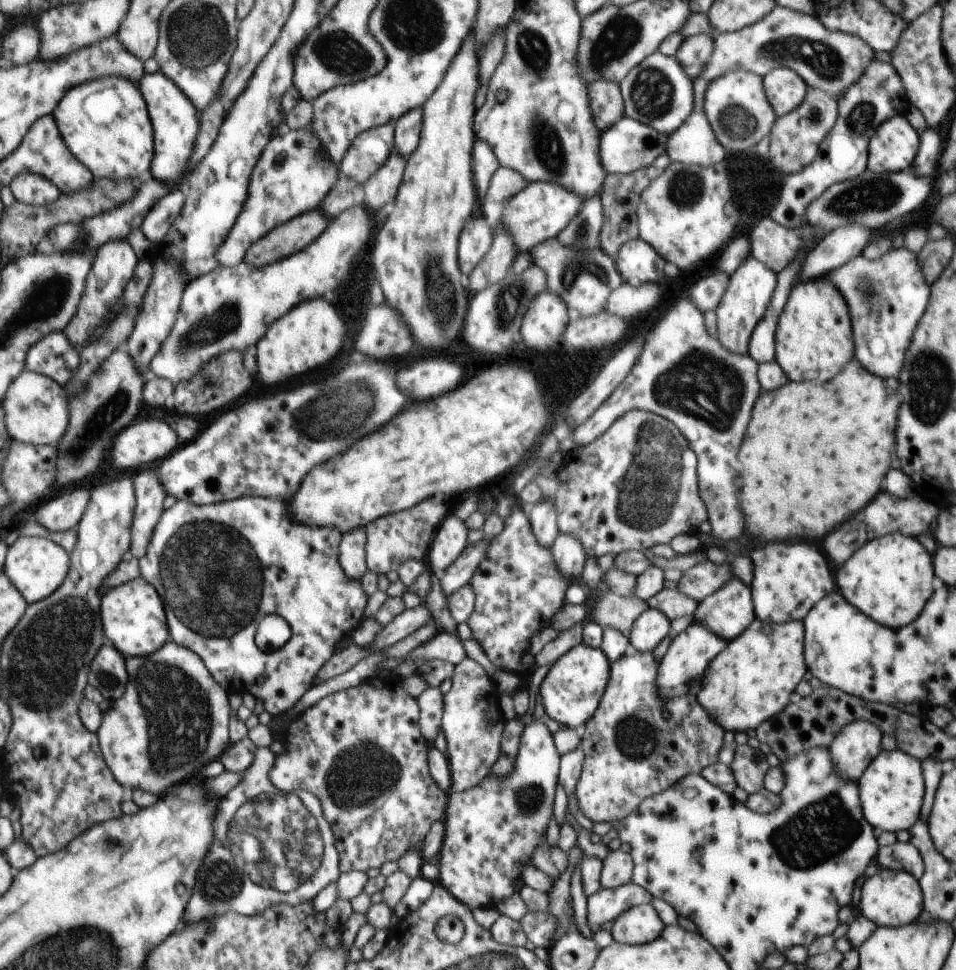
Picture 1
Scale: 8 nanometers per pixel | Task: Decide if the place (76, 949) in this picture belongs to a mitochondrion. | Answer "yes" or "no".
yes

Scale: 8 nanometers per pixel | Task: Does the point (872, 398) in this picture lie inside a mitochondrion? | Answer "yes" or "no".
no

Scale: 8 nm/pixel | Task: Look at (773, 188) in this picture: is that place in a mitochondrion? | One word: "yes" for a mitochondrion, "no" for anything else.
no

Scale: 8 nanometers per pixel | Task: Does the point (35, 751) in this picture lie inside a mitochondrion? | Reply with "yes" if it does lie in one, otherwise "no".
no

